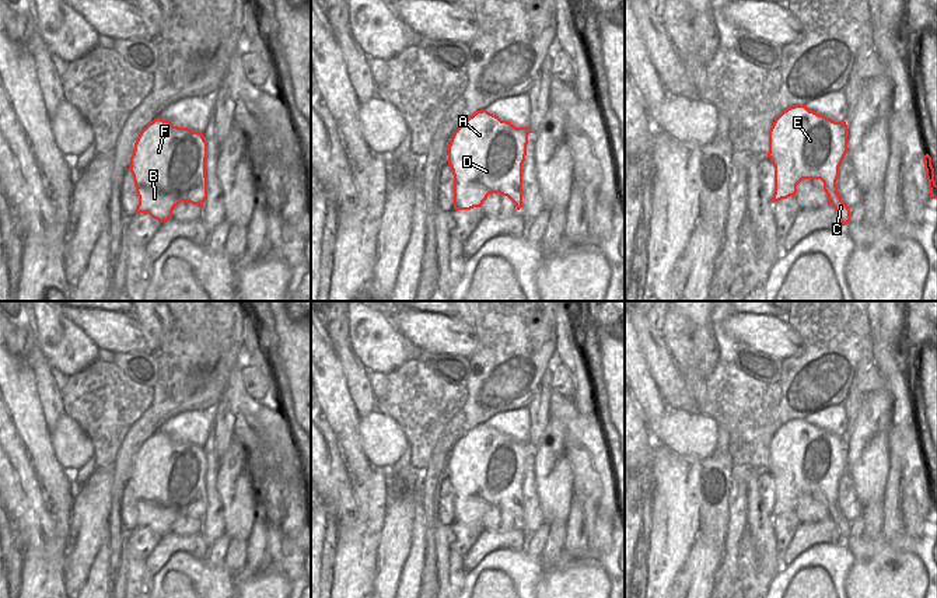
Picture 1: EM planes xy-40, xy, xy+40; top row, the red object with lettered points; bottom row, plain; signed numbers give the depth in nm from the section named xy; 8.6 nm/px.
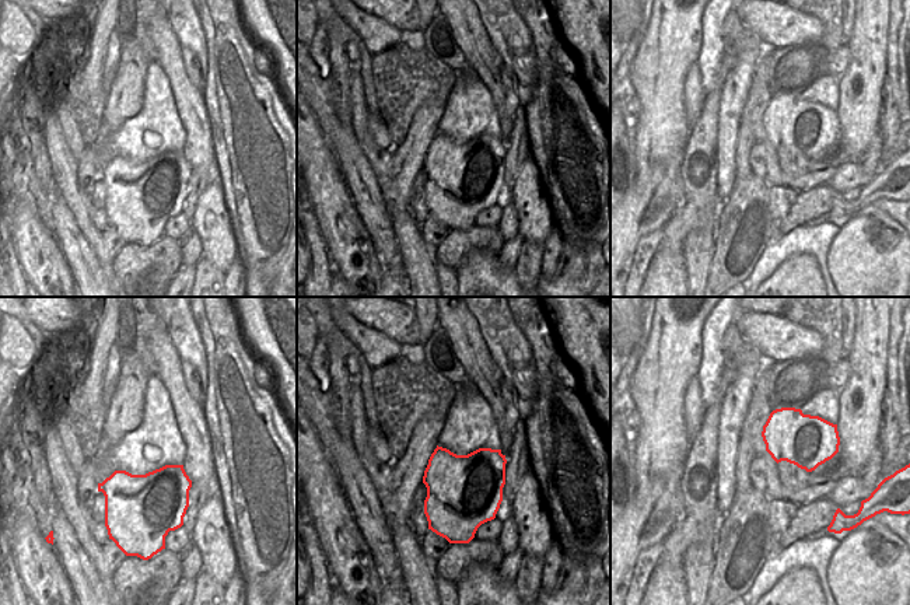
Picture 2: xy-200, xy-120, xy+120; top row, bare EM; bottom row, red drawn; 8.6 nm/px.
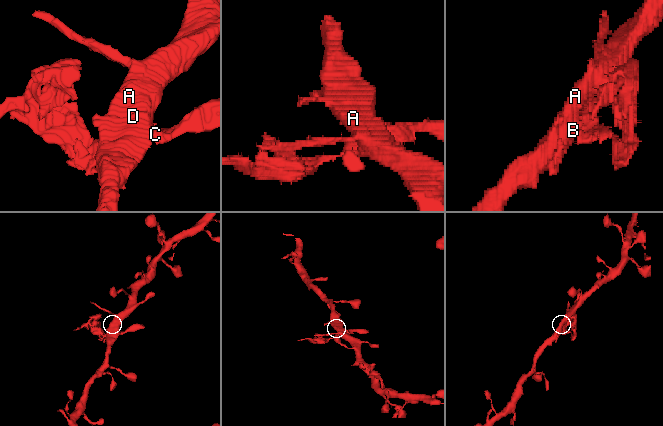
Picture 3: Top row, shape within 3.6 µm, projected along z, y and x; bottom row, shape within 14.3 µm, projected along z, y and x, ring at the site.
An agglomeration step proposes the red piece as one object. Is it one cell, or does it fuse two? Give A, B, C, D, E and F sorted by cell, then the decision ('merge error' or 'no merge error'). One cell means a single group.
A B D E F / C | merge error

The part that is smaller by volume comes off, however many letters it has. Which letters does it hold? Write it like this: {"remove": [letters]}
{"remove": ["C"]}

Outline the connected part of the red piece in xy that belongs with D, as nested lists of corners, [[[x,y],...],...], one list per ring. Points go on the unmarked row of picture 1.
[[[486,423],[476,424],[454,445],[447,469],[454,489],[455,524],[482,521],[492,507],[507,510],[520,524],[522,478],[529,447],[534,447],[529,441],[515,441]]]

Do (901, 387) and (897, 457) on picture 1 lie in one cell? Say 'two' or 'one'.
one

